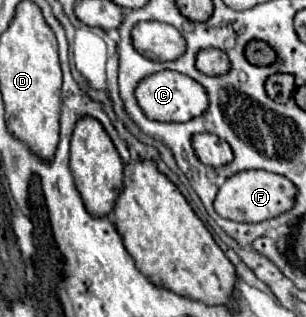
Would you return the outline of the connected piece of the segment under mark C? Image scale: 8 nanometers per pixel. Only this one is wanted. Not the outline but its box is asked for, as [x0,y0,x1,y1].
[136,70,210,122]

